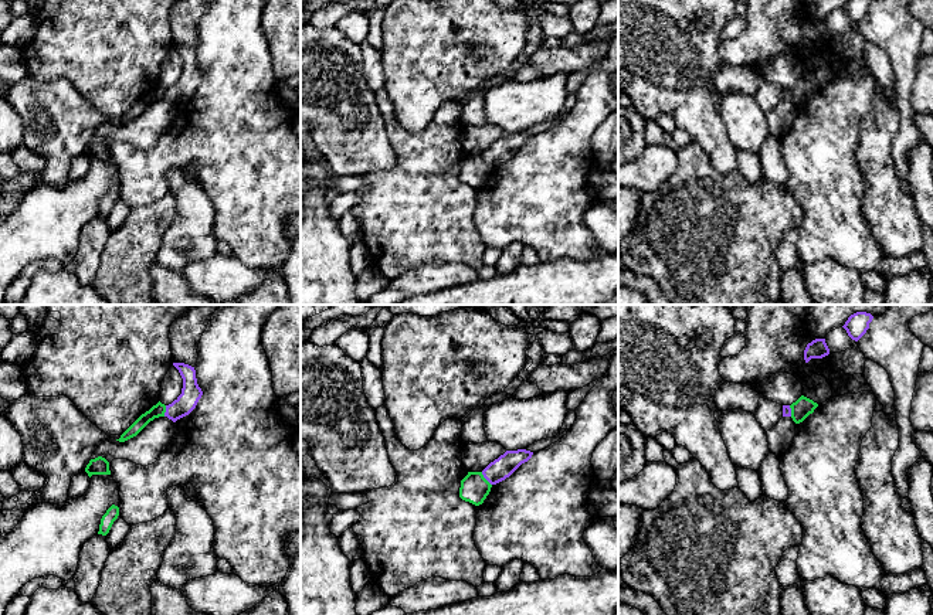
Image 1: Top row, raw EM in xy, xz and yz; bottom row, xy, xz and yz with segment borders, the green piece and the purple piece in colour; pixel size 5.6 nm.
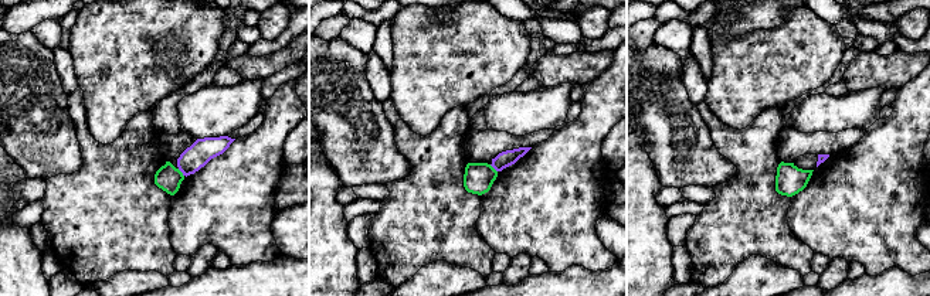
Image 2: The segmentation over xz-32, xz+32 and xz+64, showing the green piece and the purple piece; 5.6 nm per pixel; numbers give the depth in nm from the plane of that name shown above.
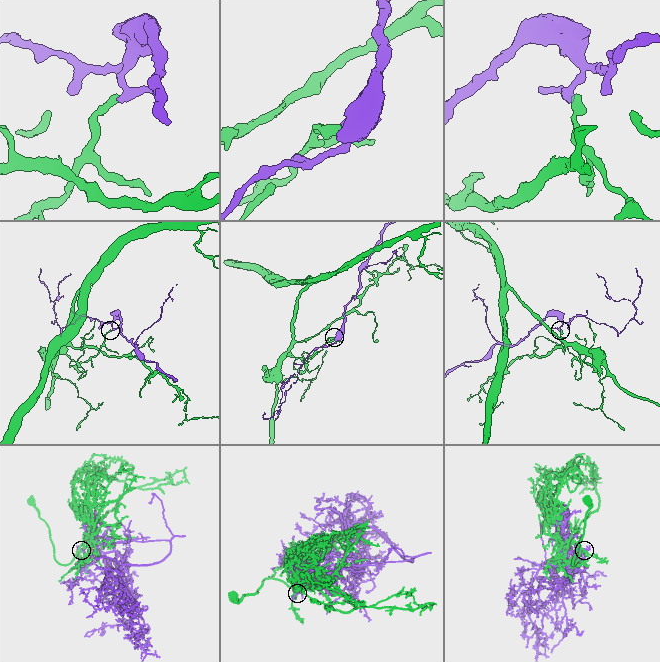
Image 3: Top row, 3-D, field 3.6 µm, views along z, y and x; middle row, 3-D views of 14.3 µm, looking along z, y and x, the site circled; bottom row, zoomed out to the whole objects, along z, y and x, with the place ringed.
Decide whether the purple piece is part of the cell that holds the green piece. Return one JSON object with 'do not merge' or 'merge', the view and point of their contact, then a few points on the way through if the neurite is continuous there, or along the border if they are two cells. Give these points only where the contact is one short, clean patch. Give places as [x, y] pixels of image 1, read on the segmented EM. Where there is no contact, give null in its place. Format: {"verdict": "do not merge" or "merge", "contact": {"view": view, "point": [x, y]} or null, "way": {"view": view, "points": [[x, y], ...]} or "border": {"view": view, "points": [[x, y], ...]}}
{"verdict": "do not merge", "contact": {"view": "xz", "point": [485, 479]}, "border": {"view": "xz", "points": [[481, 472], [491, 485]]}}

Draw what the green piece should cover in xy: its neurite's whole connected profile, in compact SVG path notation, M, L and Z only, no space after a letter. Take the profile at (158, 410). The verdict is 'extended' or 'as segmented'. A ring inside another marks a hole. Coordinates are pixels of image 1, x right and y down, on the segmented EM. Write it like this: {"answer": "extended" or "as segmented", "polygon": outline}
{"answer": "as segmented", "polygon": "M159 401L149 411L142 414L116 441L125 442L136 436L150 421L159 417L164 417L164 412L166 412L166 405Z"}

